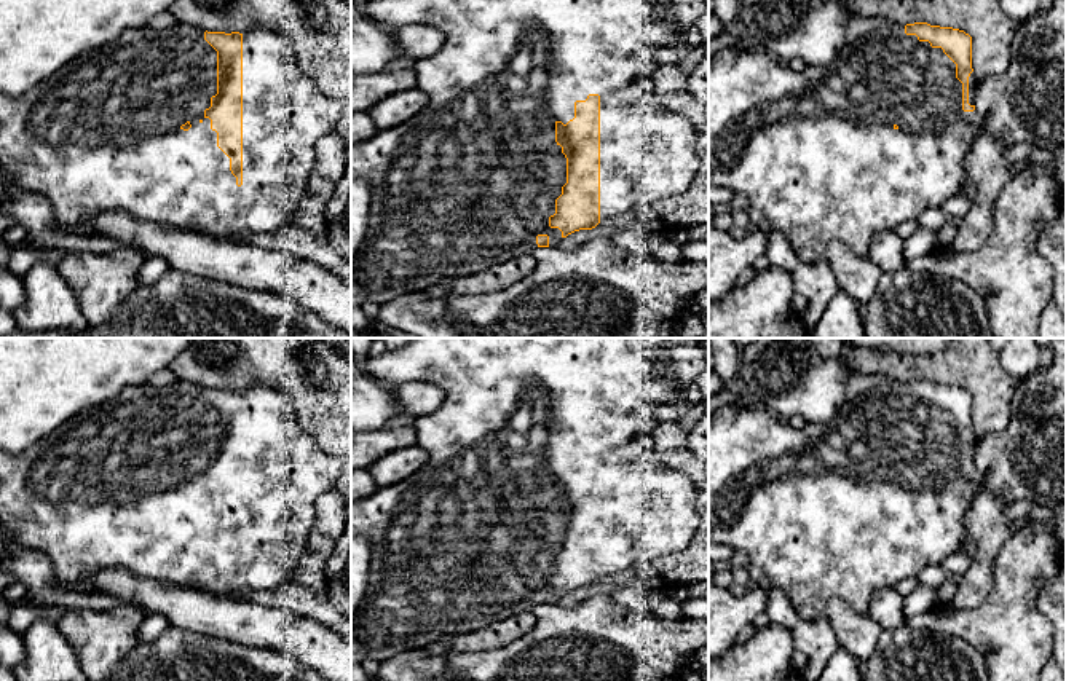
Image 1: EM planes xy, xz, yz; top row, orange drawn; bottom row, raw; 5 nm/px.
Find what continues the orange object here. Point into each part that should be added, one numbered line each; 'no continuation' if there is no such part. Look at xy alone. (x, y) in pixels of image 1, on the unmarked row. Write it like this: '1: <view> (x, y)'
1: xy (101, 492)

